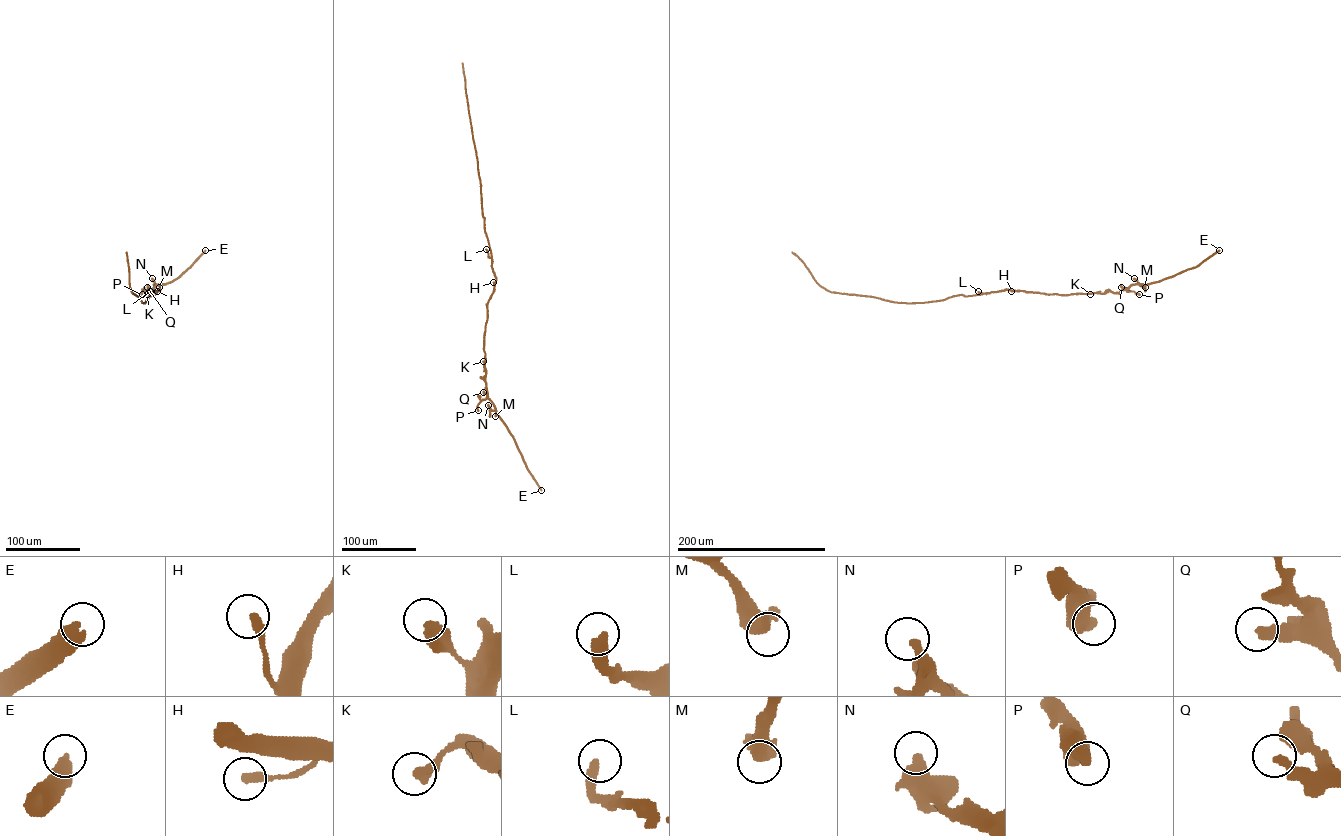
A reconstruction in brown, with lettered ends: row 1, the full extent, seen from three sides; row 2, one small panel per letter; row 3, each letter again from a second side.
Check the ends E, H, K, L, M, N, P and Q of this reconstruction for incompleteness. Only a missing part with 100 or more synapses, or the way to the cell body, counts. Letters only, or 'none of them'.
none of them

